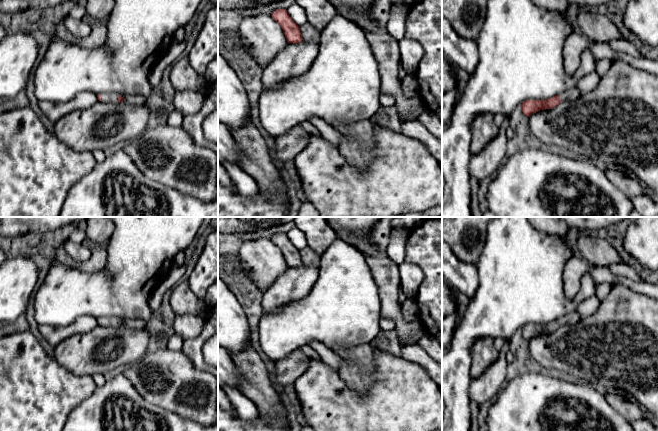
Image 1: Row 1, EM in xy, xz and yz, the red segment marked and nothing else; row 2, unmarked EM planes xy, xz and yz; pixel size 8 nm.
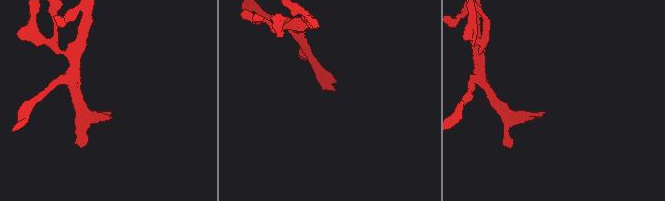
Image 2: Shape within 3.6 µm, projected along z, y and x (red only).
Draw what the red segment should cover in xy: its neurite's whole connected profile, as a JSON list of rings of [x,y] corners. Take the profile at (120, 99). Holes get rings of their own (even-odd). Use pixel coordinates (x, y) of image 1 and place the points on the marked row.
[[[102,93],[97,95],[98,100],[104,103],[118,103],[131,100],[133,104],[145,104],[147,98],[141,95],[120,95],[118,93]]]

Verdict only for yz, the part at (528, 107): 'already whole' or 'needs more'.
needs more

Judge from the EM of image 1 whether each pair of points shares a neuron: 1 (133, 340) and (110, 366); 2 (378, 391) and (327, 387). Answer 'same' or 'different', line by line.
1: same
2: same

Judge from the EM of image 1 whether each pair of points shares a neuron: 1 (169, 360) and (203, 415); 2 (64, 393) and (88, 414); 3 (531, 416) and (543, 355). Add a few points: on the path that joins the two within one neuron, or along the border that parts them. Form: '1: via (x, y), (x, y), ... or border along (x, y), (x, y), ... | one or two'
1: via (172, 378), (172, 401), (185, 407) | one
2: border along (95, 389), (69, 414), (66, 420) | two
3: border along (543, 371), (558, 373), (566, 377) | two

